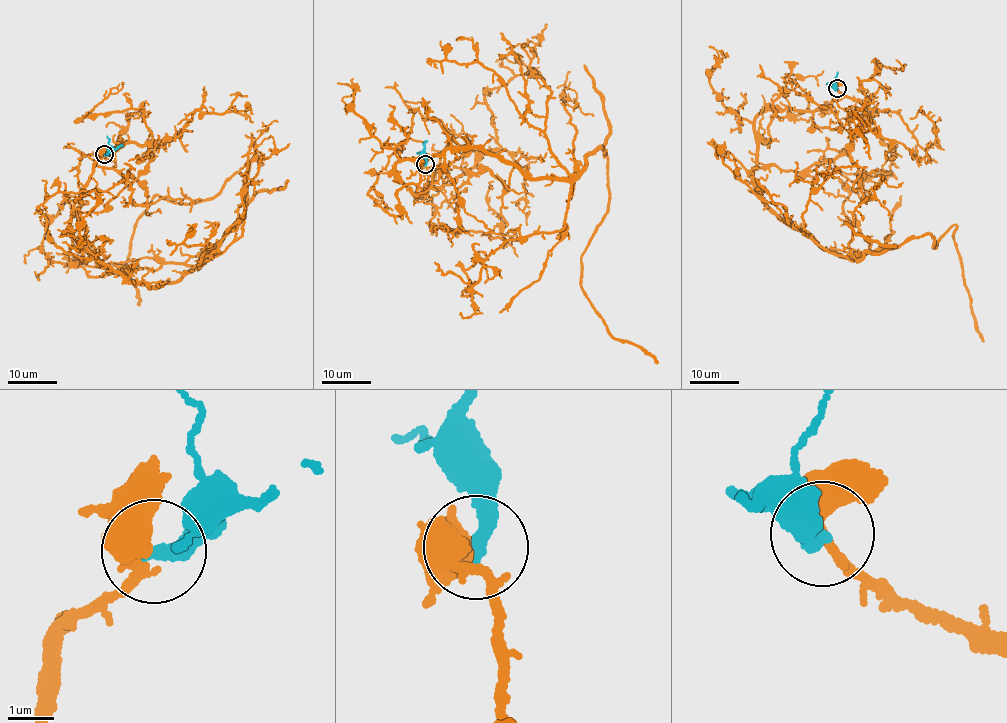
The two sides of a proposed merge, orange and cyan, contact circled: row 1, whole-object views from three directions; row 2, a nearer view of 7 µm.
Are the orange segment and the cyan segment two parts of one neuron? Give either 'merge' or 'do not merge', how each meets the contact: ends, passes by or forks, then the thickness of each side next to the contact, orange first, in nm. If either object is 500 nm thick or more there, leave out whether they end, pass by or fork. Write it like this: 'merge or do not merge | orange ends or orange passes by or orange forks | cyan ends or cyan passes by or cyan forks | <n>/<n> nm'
merge | orange passes by | cyan ends | 460/360 nm

